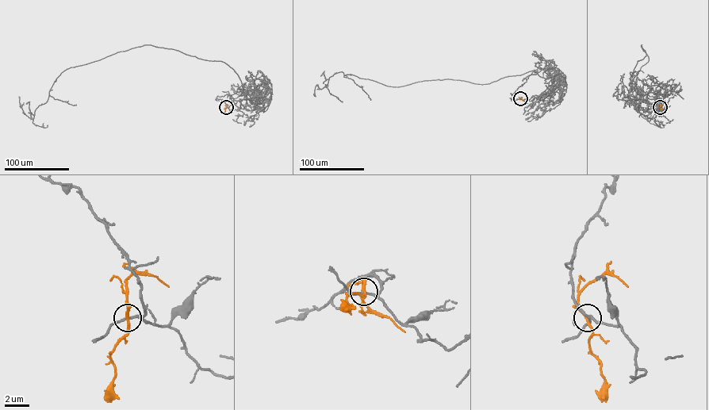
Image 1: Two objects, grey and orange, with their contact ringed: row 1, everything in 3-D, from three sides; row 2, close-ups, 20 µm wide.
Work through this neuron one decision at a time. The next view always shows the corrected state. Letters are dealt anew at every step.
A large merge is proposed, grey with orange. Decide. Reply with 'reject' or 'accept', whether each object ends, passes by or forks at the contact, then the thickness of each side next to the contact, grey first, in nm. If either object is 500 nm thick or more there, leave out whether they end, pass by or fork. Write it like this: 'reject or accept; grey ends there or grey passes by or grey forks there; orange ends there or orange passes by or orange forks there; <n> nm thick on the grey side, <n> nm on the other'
reject; grey passes by; orange passes by; 180 nm thick on the grey side, 190 nm on the other

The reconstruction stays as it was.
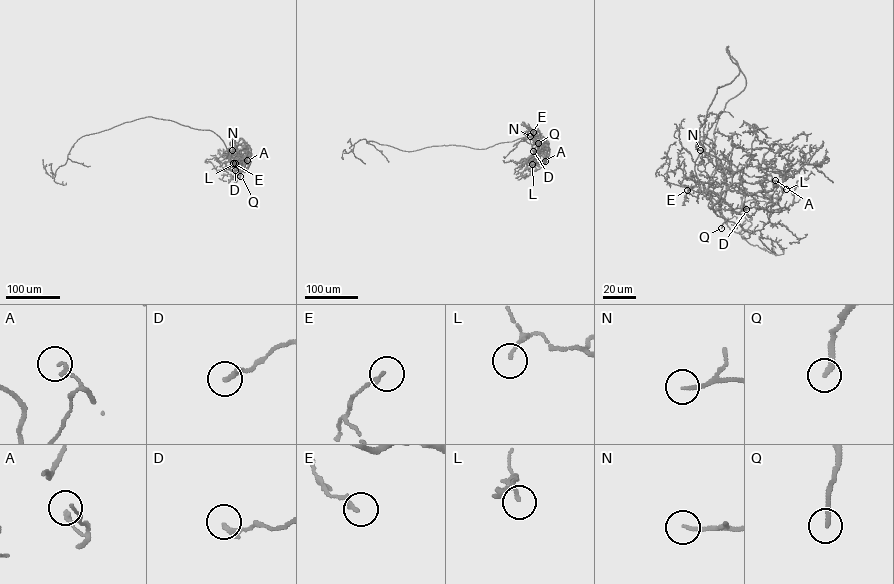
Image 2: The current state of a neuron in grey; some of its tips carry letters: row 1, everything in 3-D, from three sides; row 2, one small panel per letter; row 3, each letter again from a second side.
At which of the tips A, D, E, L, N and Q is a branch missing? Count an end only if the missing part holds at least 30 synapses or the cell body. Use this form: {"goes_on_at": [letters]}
{"goes_on_at": ["N", "Q"]}

